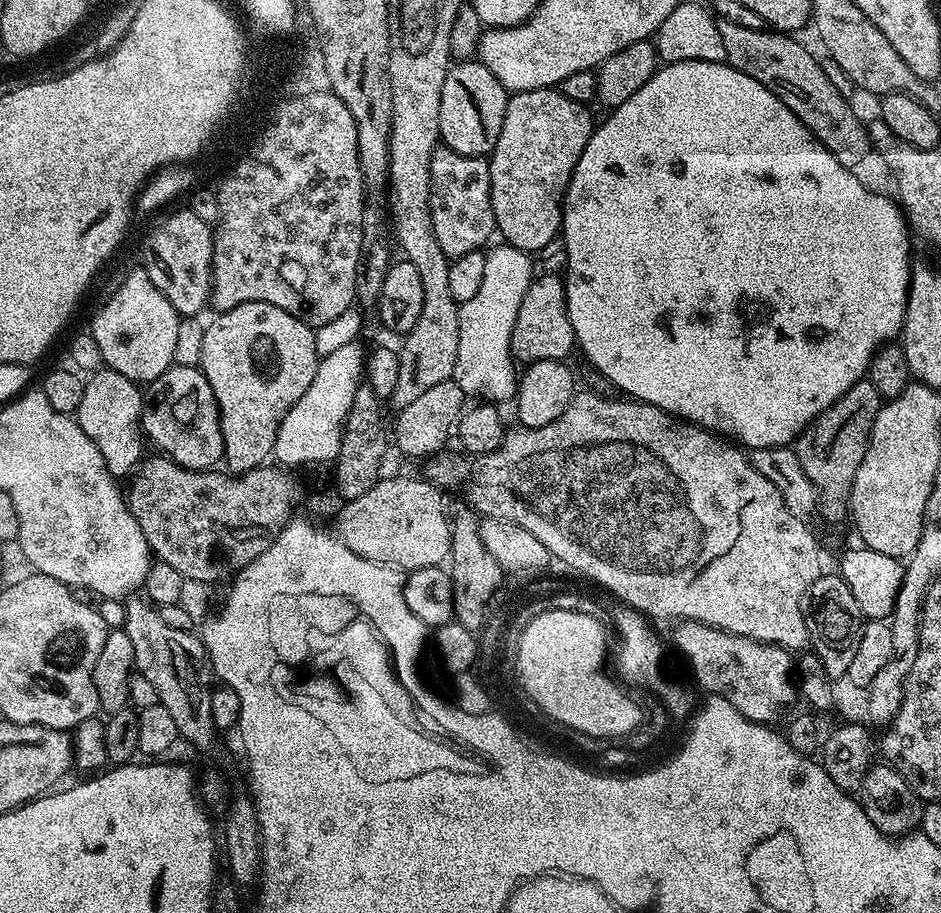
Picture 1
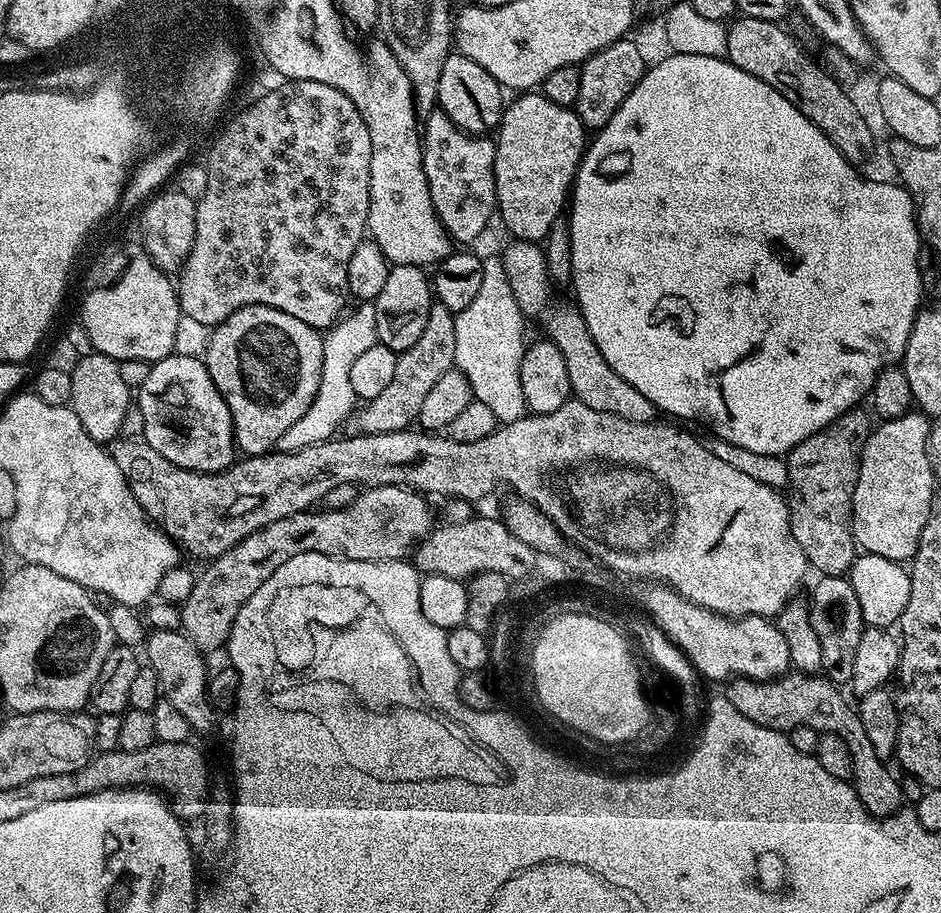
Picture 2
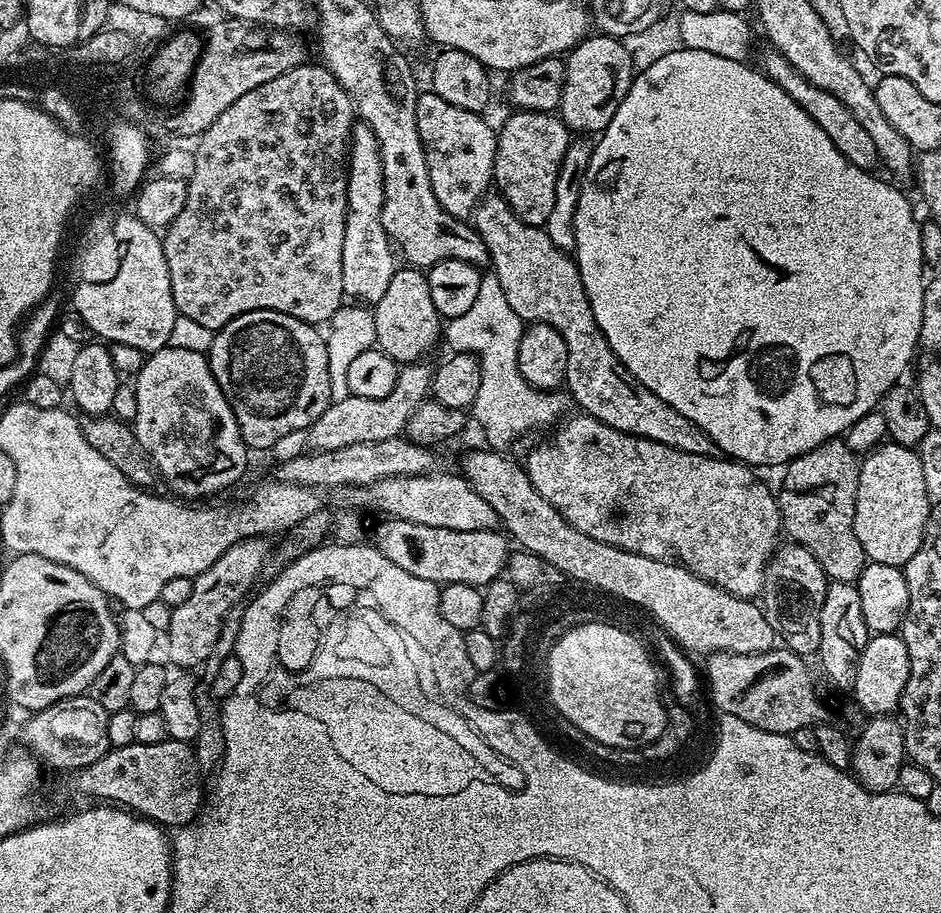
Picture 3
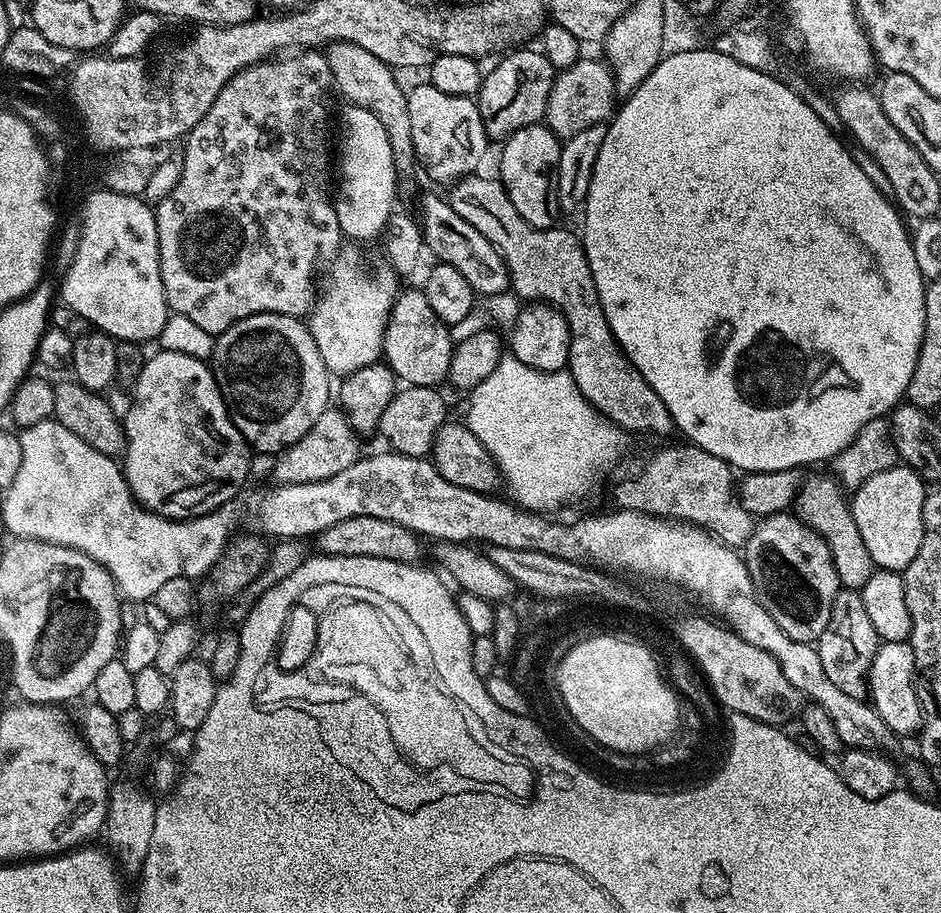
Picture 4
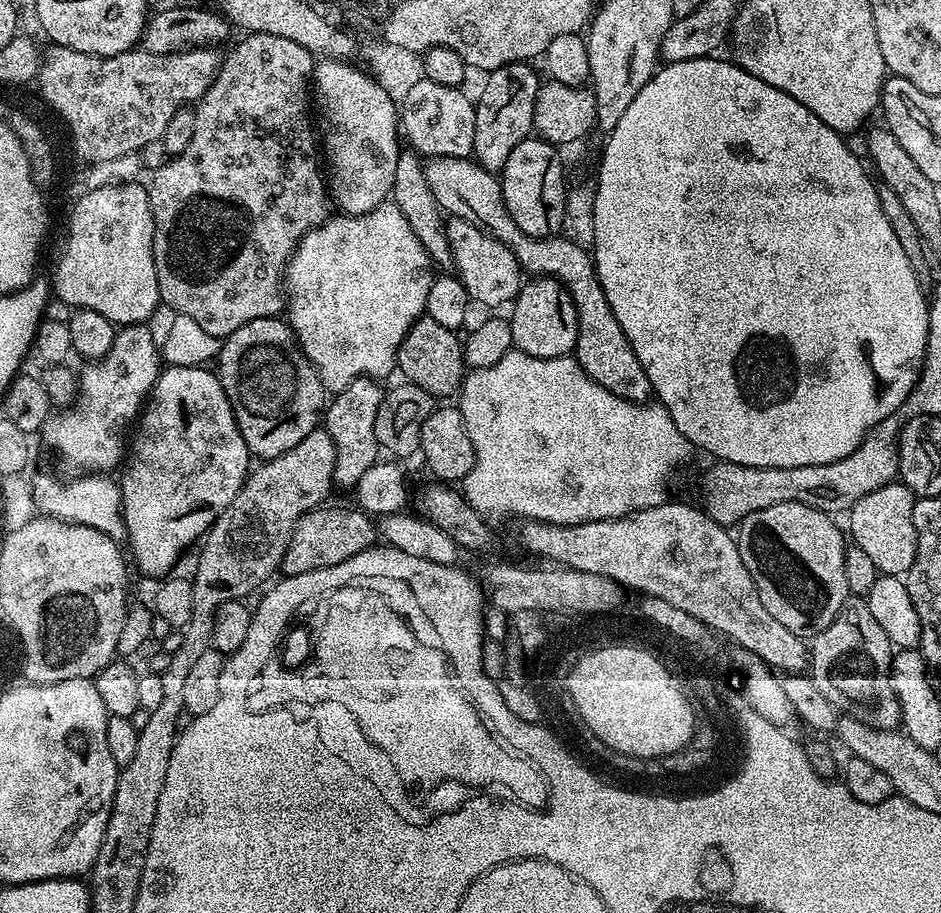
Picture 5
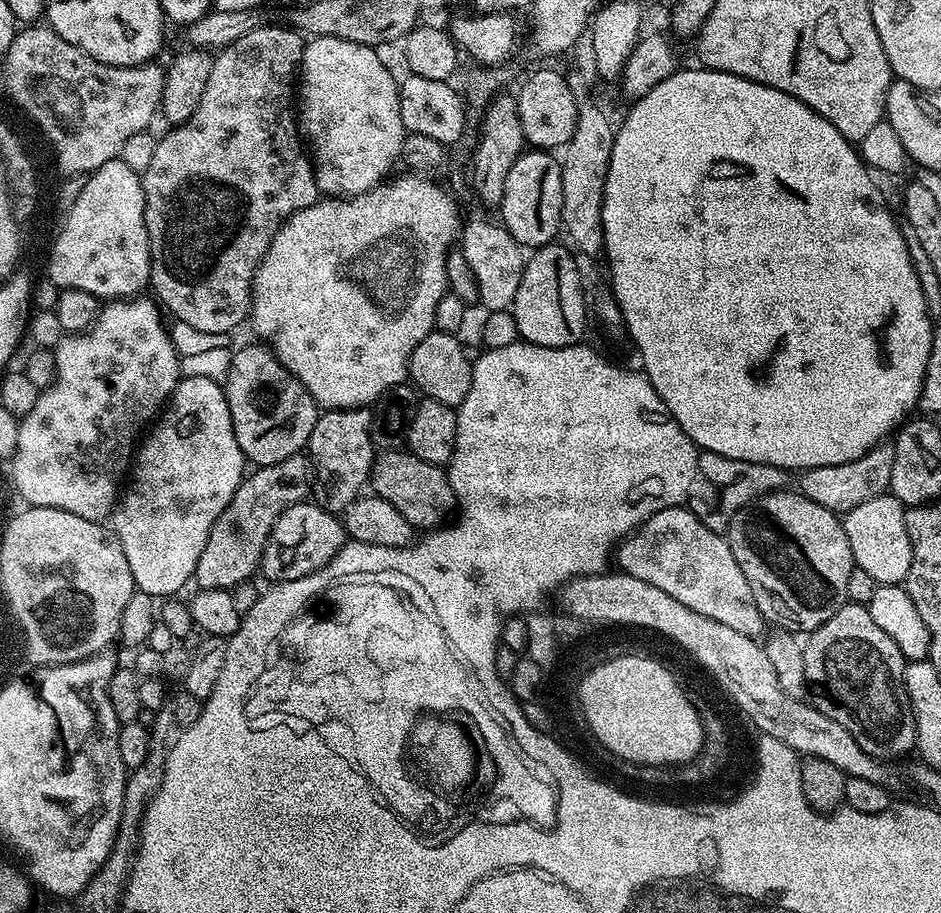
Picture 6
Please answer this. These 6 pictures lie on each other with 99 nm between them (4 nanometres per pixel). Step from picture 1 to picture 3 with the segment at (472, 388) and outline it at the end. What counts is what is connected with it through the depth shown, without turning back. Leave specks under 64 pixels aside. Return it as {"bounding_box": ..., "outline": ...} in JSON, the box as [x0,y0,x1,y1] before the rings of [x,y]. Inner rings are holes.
{"bounding_box":[442,274,565,450],"outline":[[[484,274],[480,277],[478,294],[474,298],[470,310],[466,314],[458,314],[458,318],[447,321],[442,328],[443,343],[449,344],[452,352],[471,352],[480,361],[482,370],[482,386],[478,386],[478,398],[474,405],[476,420],[484,427],[484,436],[489,445],[496,450],[507,449],[507,444],[515,442],[519,436],[527,434],[531,428],[544,428],[555,425],[561,419],[560,411],[564,408],[565,397],[556,390],[545,390],[530,386],[526,378],[518,370],[518,346],[520,345],[520,334],[522,331],[522,321],[518,314],[514,314],[510,302],[506,302],[506,290],[502,290],[502,282],[491,274]]]}

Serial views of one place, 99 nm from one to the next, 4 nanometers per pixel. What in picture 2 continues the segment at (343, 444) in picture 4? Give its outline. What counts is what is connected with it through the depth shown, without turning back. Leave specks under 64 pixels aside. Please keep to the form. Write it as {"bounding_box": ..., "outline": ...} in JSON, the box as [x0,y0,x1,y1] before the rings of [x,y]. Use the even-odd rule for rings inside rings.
{"bounding_box":[350,302,455,436],"outline":[[[439,302],[433,303],[430,314],[426,318],[426,330],[405,352],[399,353],[394,366],[394,382],[378,394],[378,398],[361,403],[350,417],[351,431],[362,436],[374,434],[390,434],[405,431],[417,423],[422,402],[426,394],[442,378],[442,374],[453,371],[454,358],[454,322],[455,315]]]}

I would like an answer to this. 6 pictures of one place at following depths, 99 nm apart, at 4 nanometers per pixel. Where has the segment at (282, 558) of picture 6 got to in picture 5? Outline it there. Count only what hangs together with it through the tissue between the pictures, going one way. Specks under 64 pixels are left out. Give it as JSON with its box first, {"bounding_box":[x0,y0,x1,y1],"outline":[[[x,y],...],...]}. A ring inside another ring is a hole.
{"bounding_box":[284,506,378,576],"outline":[[[321,506],[305,512],[294,526],[288,549],[284,555],[284,576],[306,574],[310,570],[322,570],[346,562],[346,558],[360,556],[362,550],[373,547],[378,540],[378,528],[373,517],[359,507],[328,508]]]}

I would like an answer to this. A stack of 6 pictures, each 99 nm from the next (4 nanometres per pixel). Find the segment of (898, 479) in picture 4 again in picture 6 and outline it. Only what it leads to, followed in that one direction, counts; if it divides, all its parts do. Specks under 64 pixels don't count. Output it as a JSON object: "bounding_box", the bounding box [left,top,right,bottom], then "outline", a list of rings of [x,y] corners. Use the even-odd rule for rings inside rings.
{"bounding_box":[842,494,912,586],"outline":[[[885,494],[870,498],[870,502],[862,502],[862,506],[854,506],[854,510],[843,513],[842,523],[846,530],[846,542],[850,542],[852,563],[855,567],[866,570],[866,574],[874,578],[877,586],[903,585],[908,577],[912,547],[910,534],[906,534],[905,511],[906,505],[897,496]]]}

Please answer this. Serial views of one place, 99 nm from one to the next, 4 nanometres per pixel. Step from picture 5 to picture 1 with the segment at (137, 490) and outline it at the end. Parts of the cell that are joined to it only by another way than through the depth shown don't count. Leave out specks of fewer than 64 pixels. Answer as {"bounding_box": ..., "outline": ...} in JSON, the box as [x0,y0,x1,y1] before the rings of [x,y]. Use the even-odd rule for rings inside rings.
{"bounding_box":[142,366,224,470],"outline":[[[173,366],[167,368],[157,380],[150,385],[150,395],[144,406],[142,431],[149,441],[157,444],[157,449],[163,450],[176,464],[183,468],[197,470],[212,470],[224,459],[224,443],[220,429],[220,411],[216,405],[214,394],[210,390],[210,382],[206,382],[199,367],[181,368]]]}

